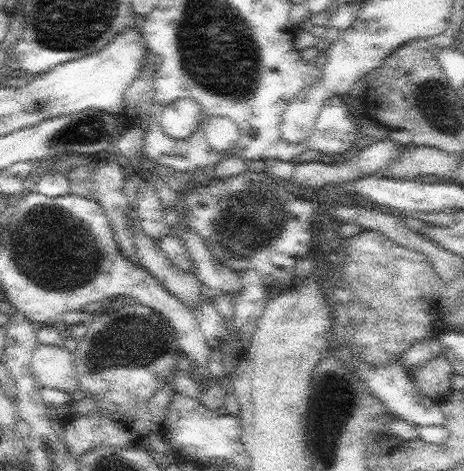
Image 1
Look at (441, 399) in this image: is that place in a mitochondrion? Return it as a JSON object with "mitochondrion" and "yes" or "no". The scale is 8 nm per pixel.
{"mitochondrion":"no"}

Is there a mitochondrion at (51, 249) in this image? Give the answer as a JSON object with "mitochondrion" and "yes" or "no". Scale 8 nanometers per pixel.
{"mitochondrion":"yes"}

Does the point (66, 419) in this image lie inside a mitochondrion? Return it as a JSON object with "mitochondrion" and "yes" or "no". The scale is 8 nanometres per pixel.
{"mitochondrion":"no"}

